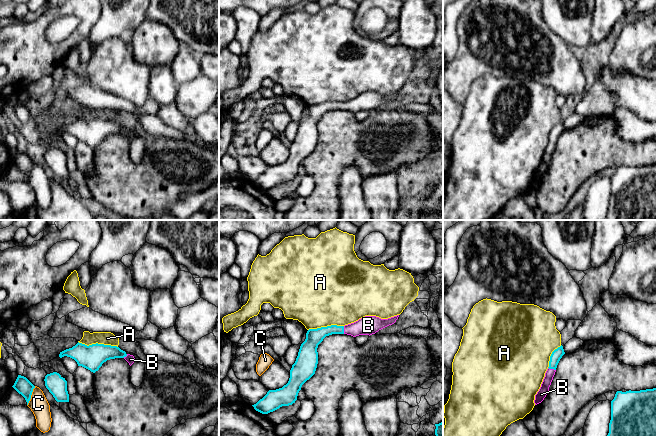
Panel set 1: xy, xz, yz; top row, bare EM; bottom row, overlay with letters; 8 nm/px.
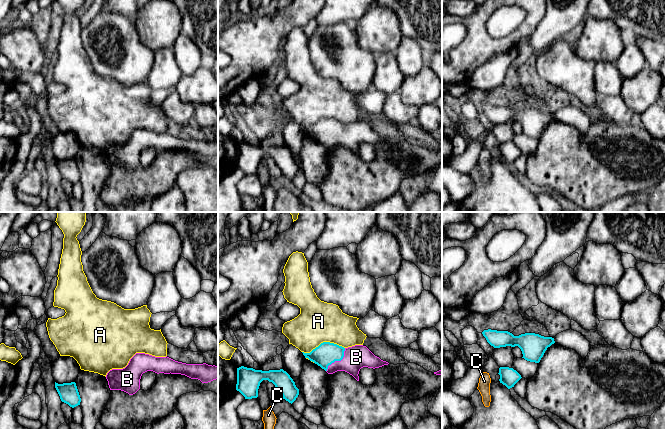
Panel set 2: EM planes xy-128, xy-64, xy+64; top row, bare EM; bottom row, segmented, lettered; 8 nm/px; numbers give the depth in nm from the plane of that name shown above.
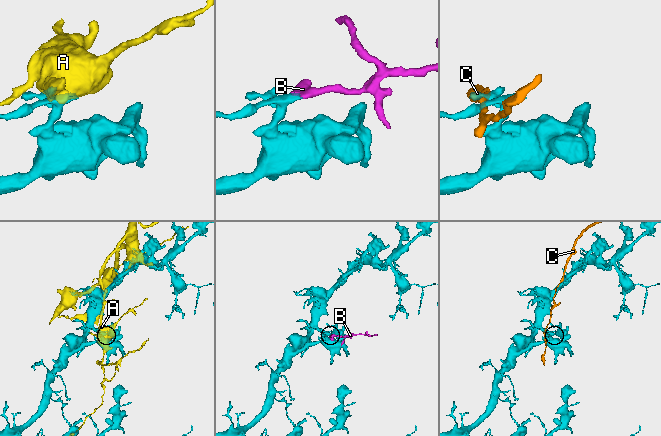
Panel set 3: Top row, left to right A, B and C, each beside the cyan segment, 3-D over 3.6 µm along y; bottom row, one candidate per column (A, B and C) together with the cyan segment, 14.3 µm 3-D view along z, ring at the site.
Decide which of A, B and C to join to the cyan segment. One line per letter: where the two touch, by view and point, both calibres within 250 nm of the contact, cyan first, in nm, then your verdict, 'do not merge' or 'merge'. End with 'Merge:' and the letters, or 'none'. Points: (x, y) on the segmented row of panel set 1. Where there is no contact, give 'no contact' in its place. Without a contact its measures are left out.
A: xy (97, 343) | 200/110 nm | do not merge
B: xz (343, 330) | 140/160 nm | merge
C: xy (30, 396) | 140/150 nm | do not merge
Merge: B

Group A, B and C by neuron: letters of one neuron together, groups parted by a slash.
A / B / C

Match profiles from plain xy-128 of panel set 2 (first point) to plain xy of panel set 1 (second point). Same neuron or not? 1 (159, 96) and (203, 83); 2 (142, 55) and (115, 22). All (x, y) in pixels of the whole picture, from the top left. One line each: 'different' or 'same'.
1: different
2: different

